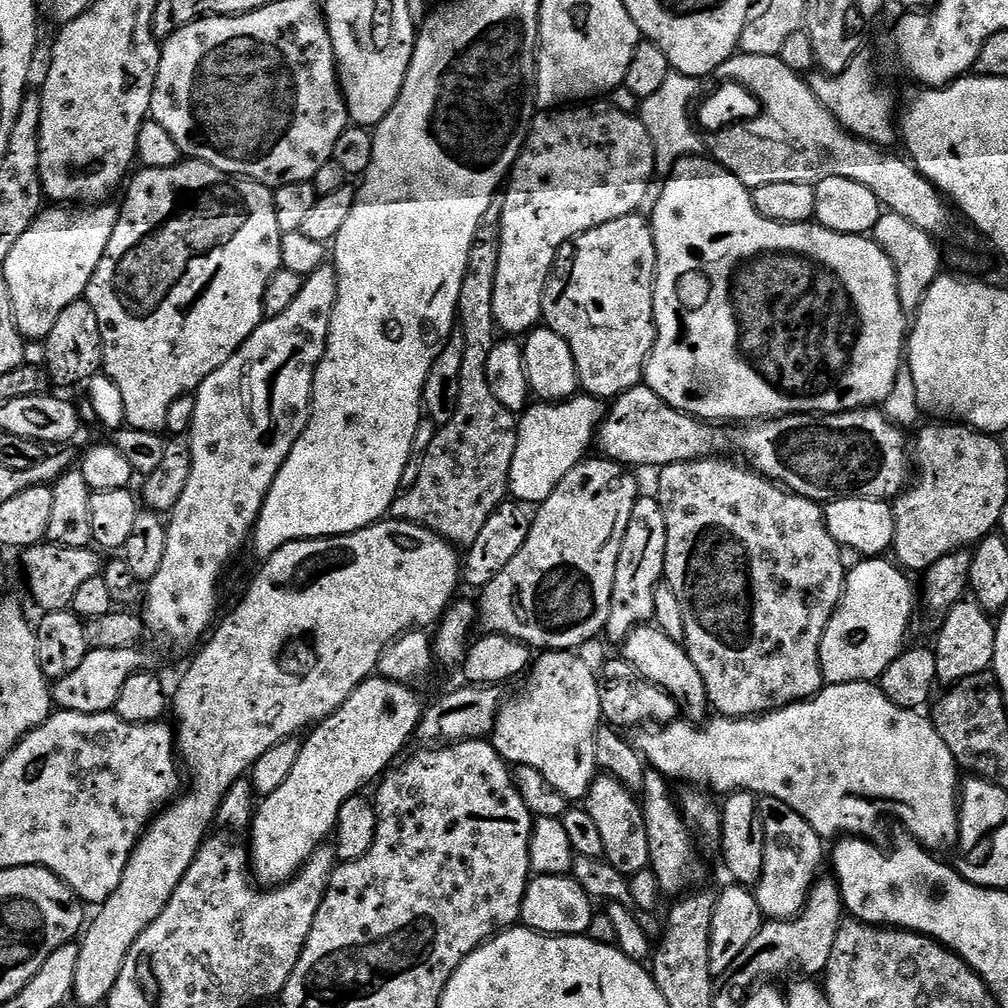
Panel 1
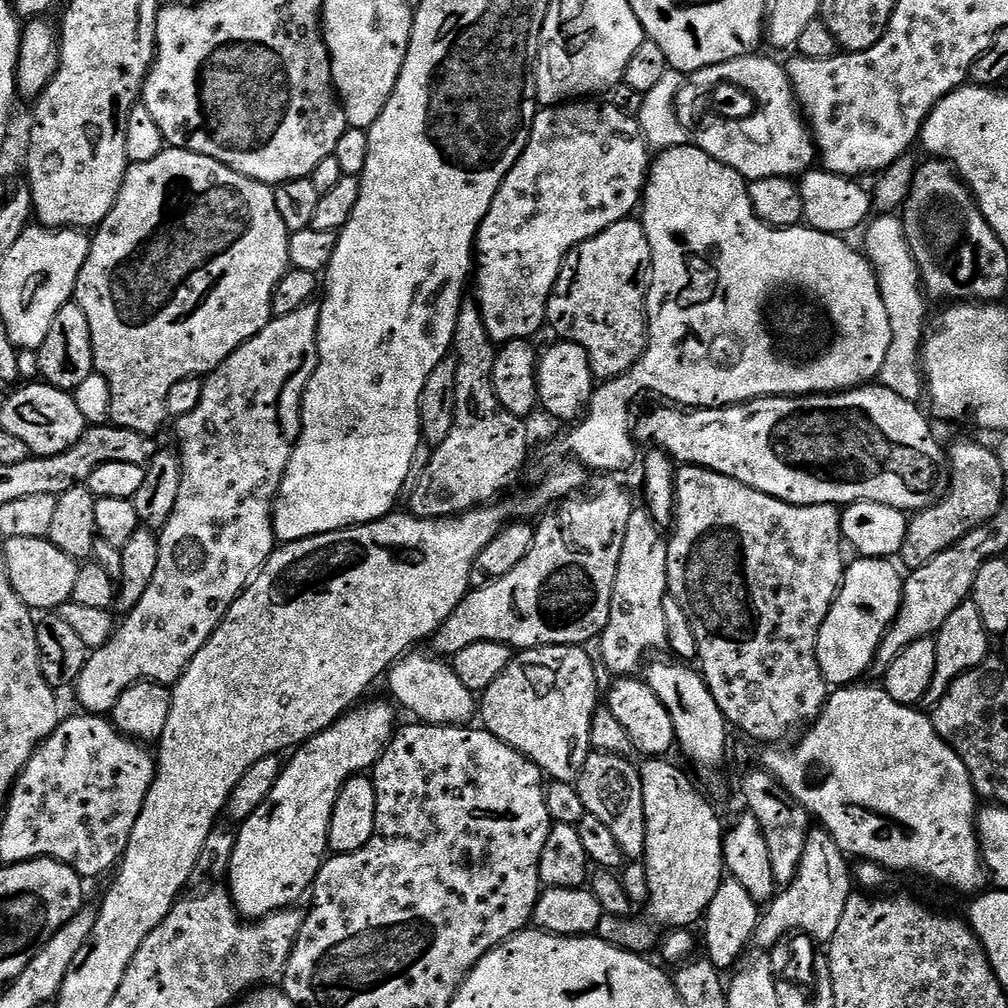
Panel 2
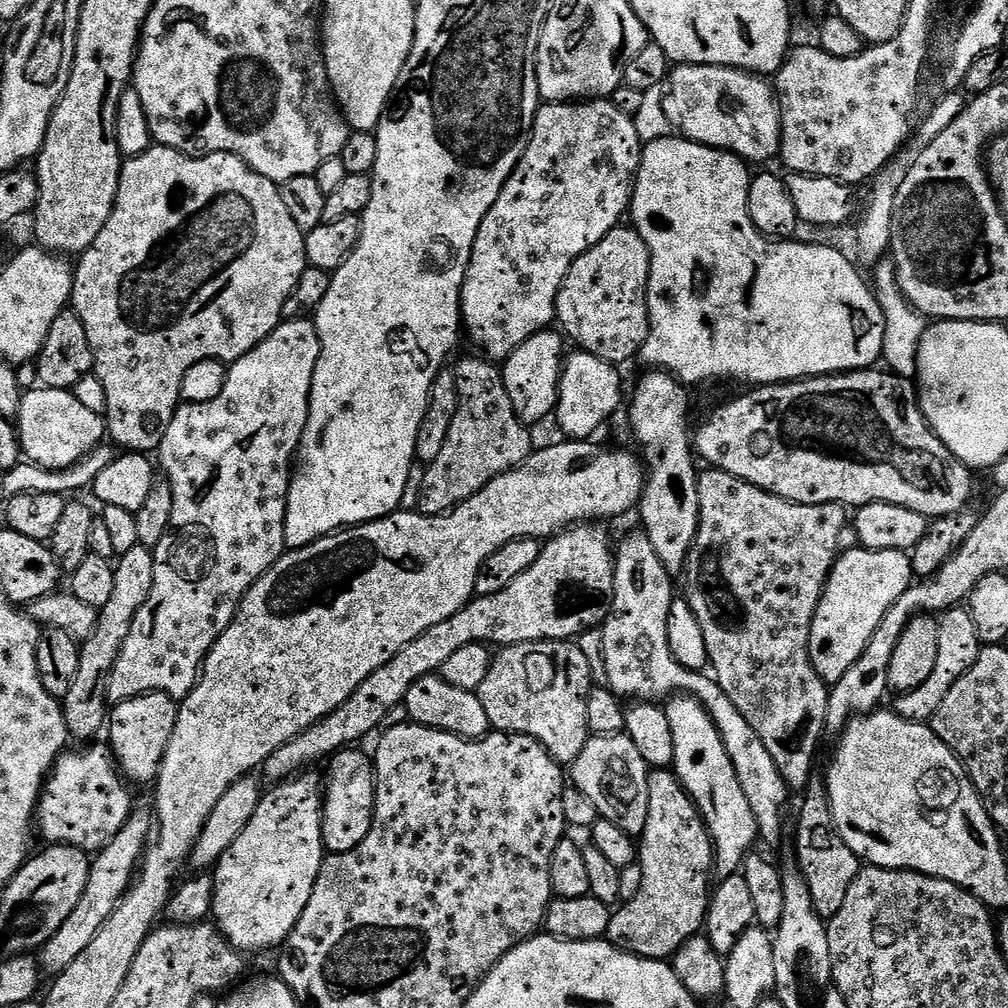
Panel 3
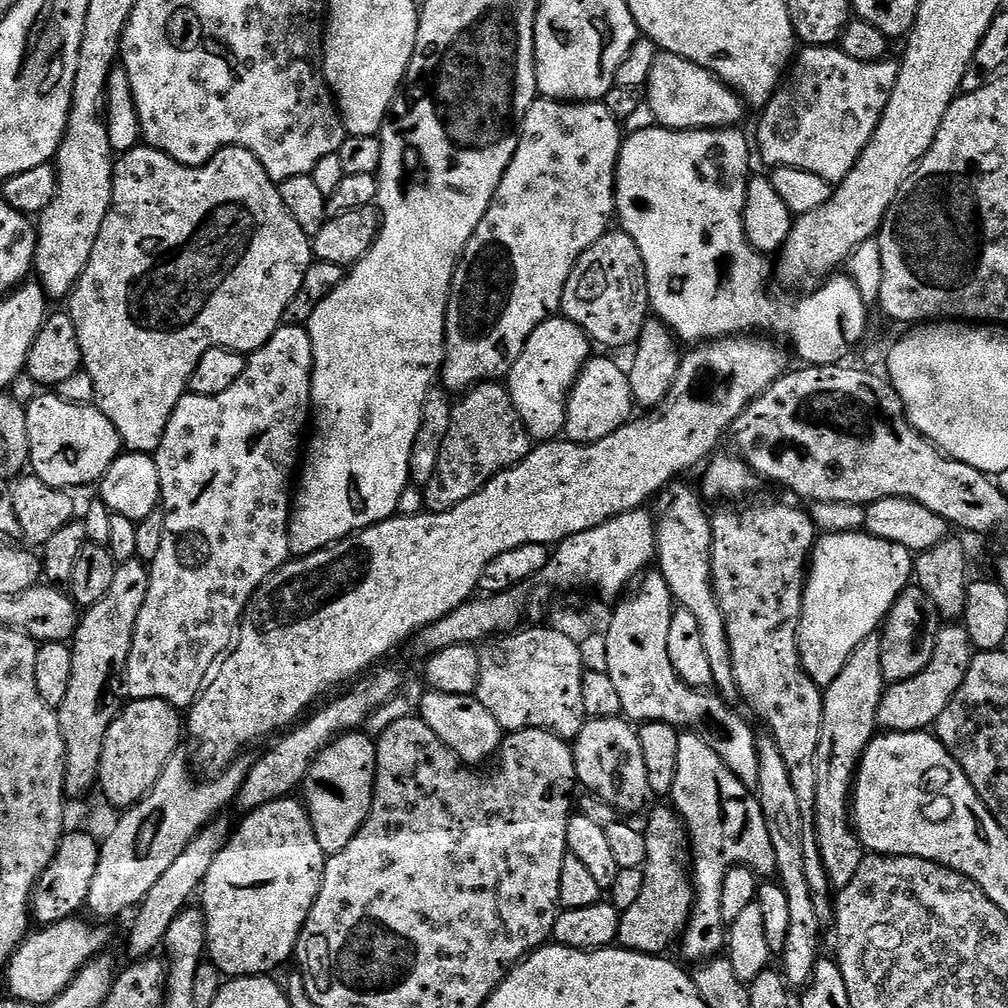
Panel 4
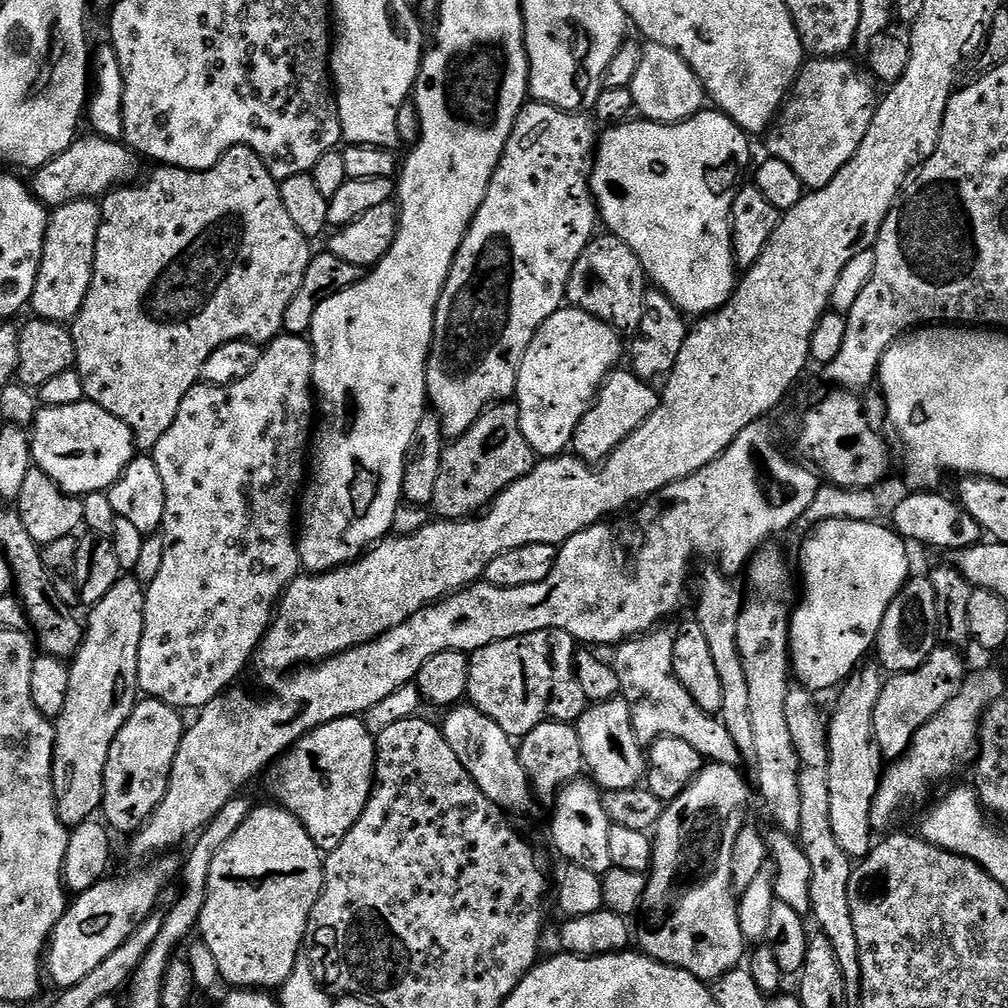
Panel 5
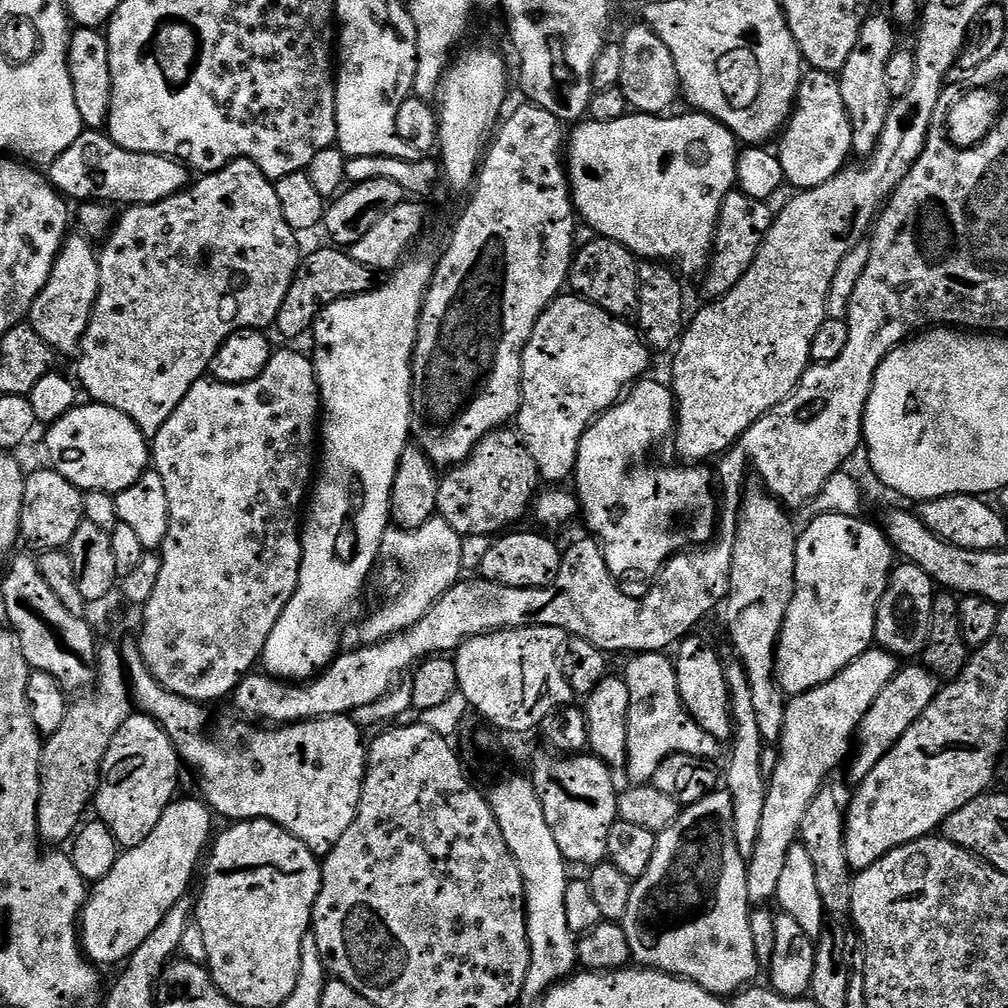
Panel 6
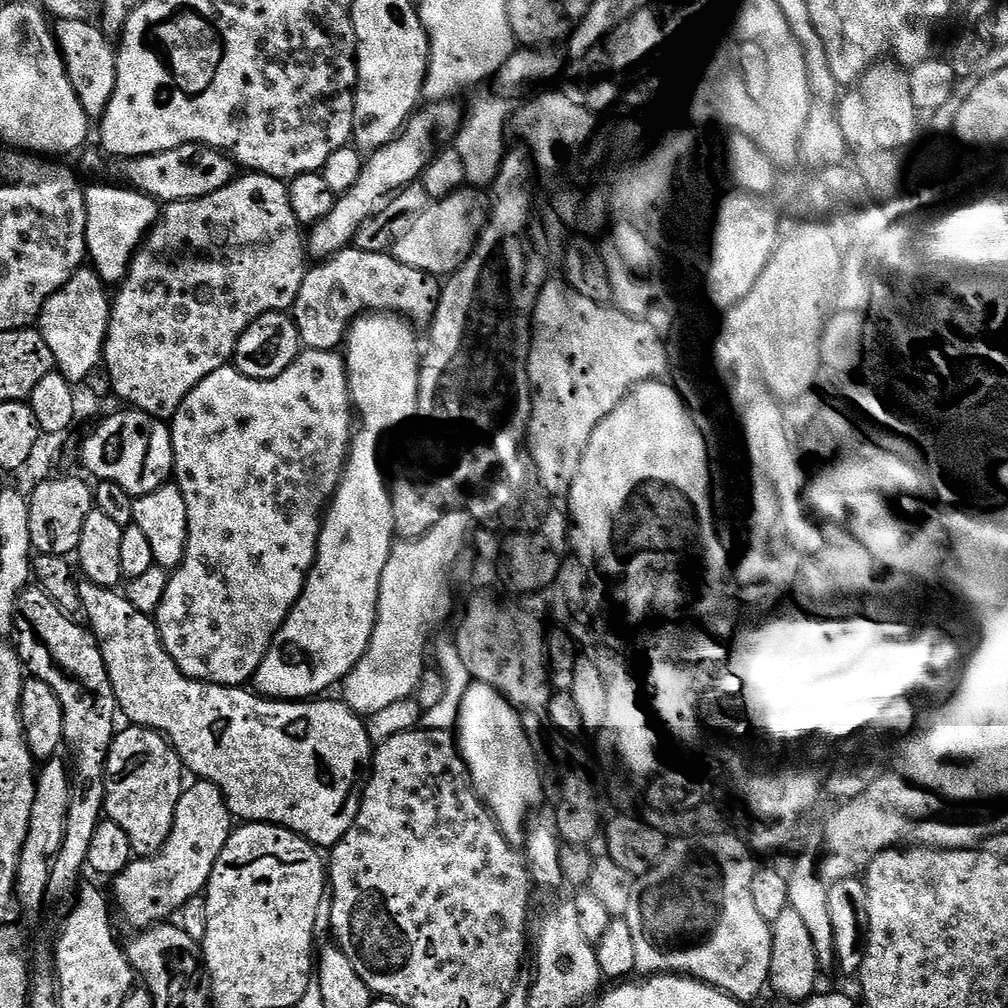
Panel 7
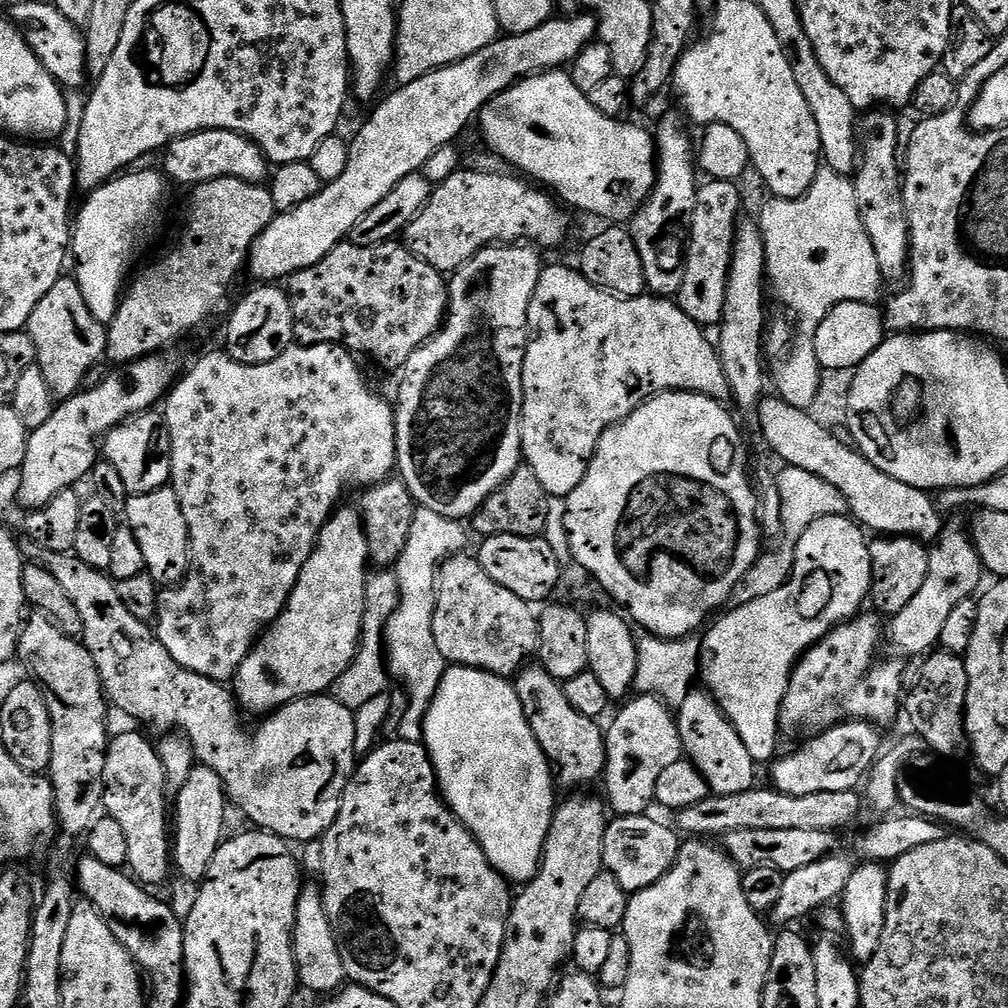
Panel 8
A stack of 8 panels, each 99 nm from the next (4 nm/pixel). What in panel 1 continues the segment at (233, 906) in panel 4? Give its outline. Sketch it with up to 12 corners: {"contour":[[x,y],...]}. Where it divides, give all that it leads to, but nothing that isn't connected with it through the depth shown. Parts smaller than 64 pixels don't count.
{"contour":[[376,674],[307,733],[263,797],[250,863],[286,884],[342,802],[416,736],[415,687]]}

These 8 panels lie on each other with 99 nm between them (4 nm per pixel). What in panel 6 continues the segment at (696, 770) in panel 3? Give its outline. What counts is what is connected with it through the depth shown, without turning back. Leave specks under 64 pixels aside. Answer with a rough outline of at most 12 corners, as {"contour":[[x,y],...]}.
{"contour":[[730,794],[687,805],[634,881],[637,965],[724,998],[762,965]]}

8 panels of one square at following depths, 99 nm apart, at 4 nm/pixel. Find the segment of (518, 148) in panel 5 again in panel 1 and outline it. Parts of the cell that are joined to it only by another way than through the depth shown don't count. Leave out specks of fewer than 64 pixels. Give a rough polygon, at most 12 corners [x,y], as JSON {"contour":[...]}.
{"contour":[[533,115],[502,196],[494,318],[541,323],[567,240],[639,213],[639,115]]}

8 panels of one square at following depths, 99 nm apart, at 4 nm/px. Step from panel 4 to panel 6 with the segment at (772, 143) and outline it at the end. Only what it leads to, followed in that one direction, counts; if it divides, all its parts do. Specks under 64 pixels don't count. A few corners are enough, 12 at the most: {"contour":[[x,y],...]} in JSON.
{"contour":[[801,75],[779,140],[784,179],[844,171],[852,127],[839,79]]}

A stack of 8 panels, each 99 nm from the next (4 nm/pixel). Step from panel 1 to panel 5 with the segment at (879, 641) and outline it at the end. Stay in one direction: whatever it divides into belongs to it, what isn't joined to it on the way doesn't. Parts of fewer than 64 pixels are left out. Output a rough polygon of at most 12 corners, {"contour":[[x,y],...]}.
{"contour":[[817,523],[790,668],[813,694],[873,651],[910,579],[887,523]]}

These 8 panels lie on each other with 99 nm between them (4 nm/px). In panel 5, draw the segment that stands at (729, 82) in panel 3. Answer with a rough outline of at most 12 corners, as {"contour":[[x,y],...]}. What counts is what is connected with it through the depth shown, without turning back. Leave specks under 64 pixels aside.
{"contour":[[648,42],[635,111],[681,124],[705,111],[704,83],[677,52]]}

